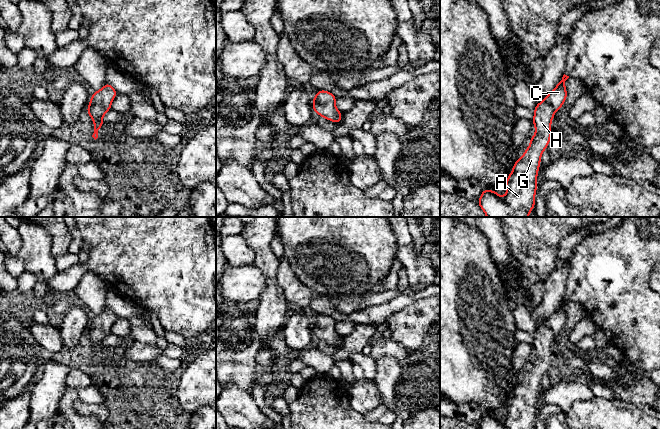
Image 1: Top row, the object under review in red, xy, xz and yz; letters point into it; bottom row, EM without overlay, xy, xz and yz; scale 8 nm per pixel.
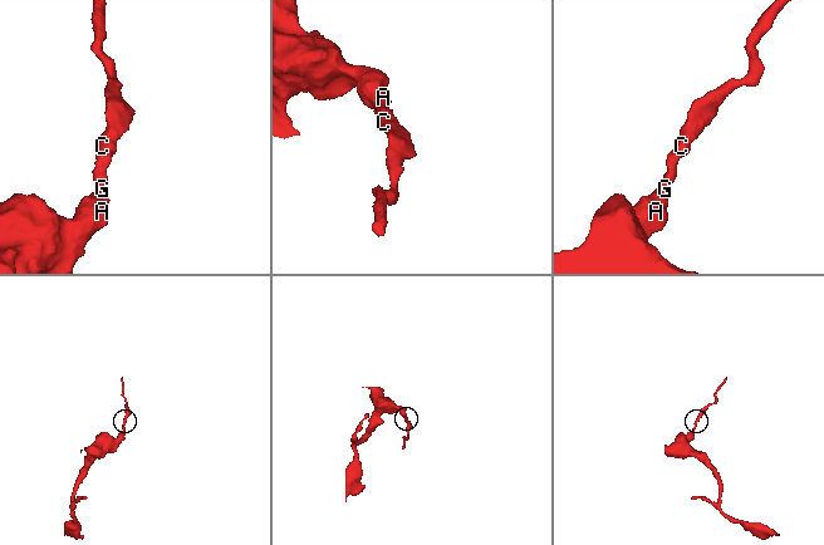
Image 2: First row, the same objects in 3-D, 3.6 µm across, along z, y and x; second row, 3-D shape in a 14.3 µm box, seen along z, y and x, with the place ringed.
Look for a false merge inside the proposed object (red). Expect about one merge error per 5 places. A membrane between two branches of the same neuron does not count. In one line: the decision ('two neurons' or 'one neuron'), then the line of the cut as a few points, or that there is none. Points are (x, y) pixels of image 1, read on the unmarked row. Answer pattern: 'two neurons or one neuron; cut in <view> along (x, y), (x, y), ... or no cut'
one neuron; no cut

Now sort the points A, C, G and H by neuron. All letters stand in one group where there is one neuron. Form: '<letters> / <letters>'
A C G H

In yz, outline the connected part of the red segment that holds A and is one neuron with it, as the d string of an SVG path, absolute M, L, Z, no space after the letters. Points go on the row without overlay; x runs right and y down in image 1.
M564 298L556 311L535 330L532 346L536 357L532 359L529 371L522 381L516 384L510 399L505 404L507 411L505 420L500 420L494 414L483 413L478 429L535 429L541 379L551 364L551 346L555 336L567 323L565 305L568 302L569 300Z

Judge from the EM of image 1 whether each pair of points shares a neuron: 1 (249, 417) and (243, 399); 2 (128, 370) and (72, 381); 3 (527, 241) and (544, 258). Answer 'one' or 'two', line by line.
1: one
2: two
3: one

